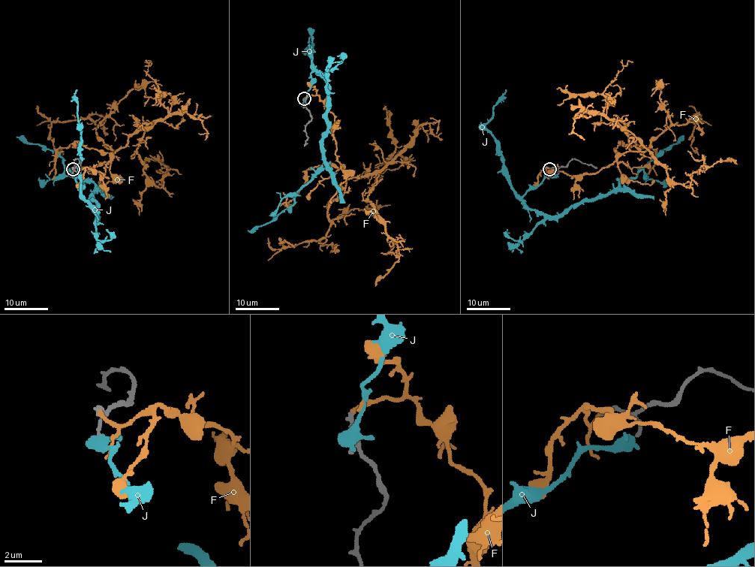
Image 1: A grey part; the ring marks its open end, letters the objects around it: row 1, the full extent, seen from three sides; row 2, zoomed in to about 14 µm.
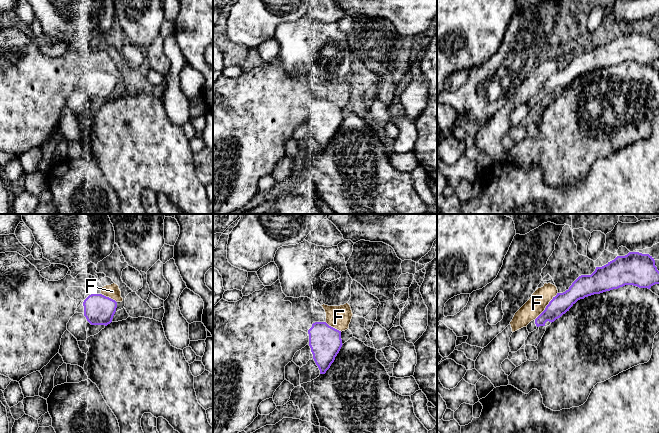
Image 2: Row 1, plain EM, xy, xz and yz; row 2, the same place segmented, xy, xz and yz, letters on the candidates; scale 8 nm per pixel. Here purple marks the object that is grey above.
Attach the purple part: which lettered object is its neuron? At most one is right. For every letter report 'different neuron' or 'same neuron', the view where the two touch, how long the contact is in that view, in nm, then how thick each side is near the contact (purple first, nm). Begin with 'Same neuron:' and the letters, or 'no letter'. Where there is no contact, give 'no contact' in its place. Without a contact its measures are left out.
Same neuron: no letter
F: different neuron | yz | 300 nm | 160/150 nm
J: different neuron | no contact

